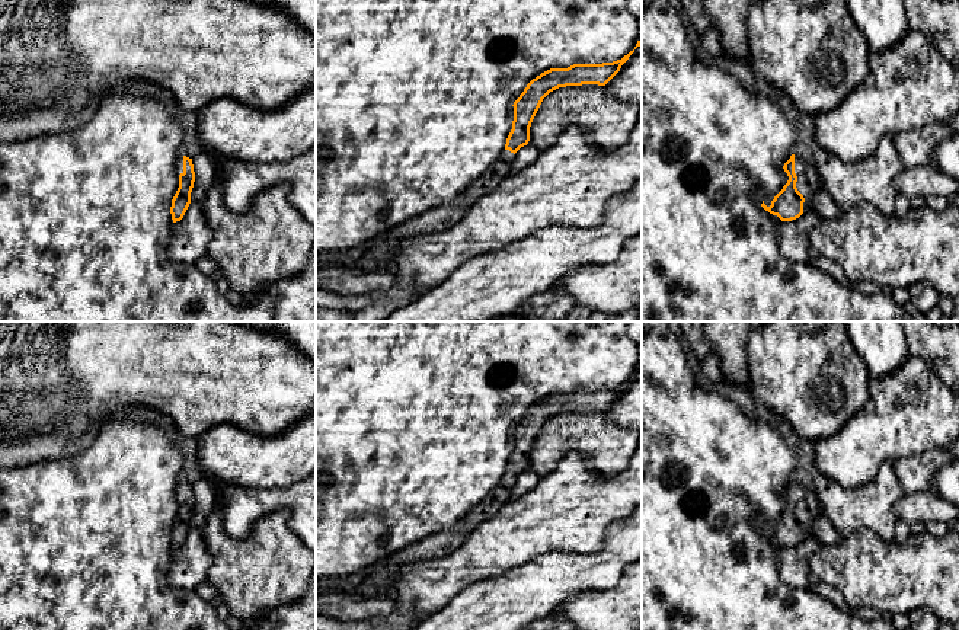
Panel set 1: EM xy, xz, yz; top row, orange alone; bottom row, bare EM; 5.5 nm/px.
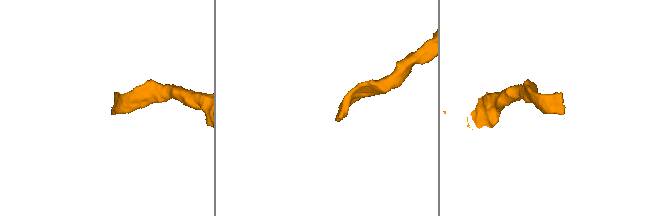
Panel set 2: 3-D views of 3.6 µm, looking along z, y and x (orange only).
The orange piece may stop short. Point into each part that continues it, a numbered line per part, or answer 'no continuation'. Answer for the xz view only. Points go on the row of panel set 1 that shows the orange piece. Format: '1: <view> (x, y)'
1: xz (377, 259)

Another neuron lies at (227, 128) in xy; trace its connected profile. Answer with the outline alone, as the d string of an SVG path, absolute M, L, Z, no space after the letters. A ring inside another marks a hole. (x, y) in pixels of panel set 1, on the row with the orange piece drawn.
M316 79L284 106L259 111L215 99L198 111L199 143L212 157L282 163L316 145Z

